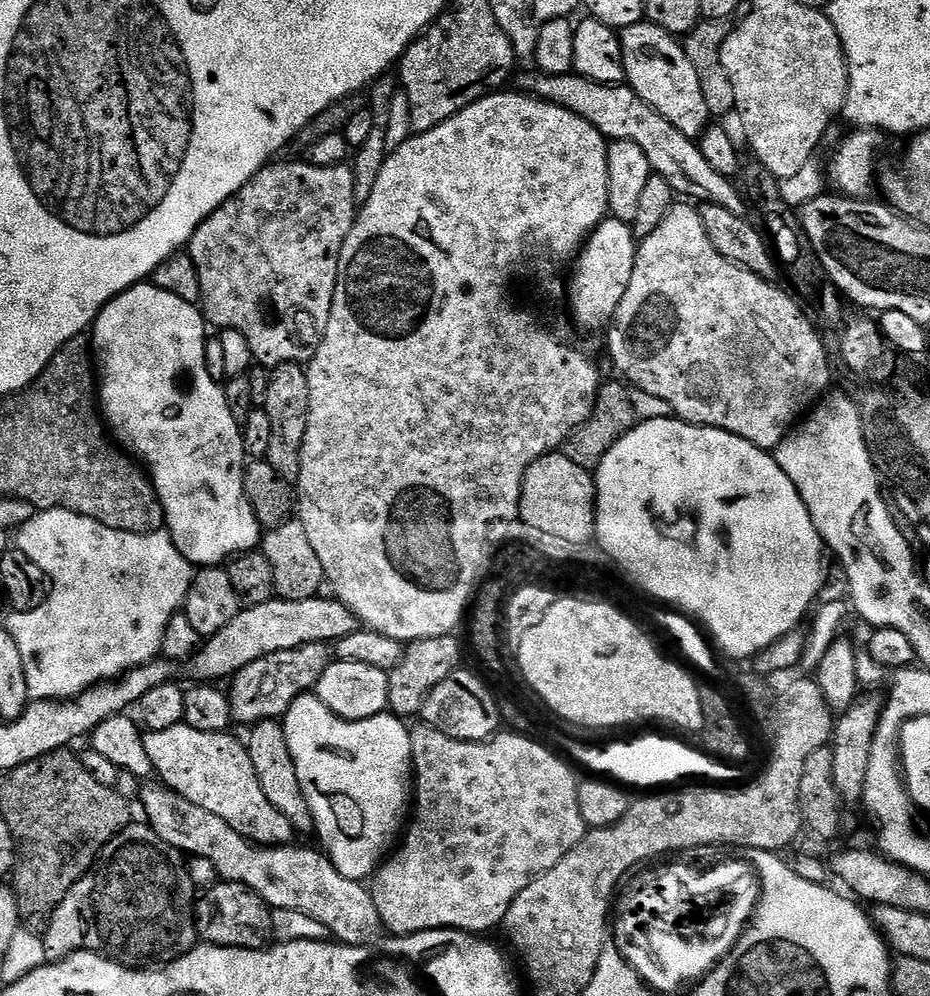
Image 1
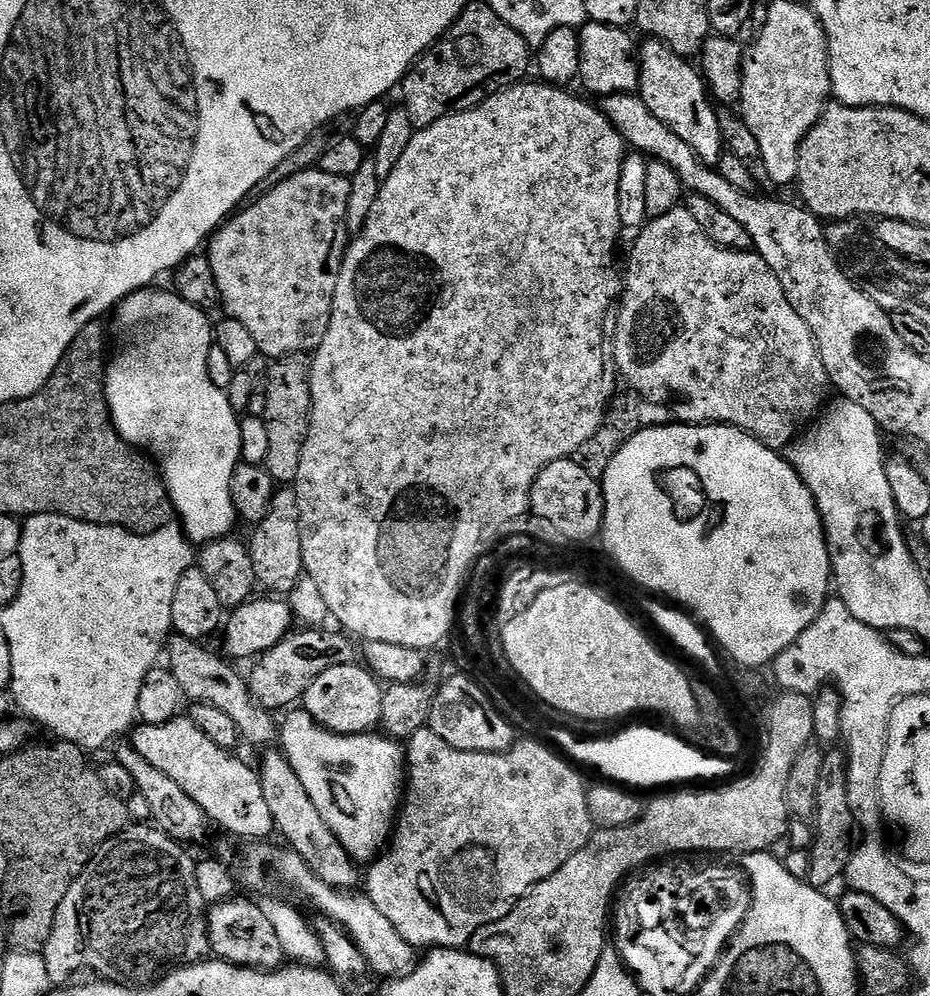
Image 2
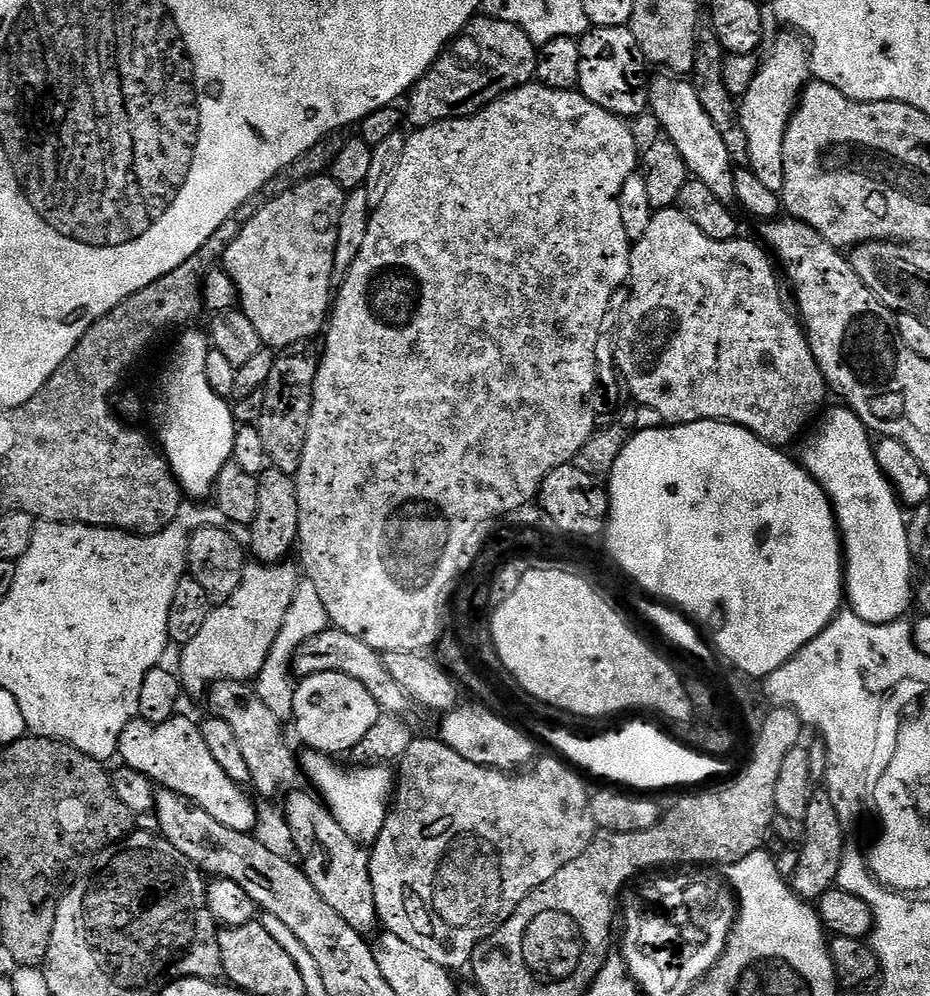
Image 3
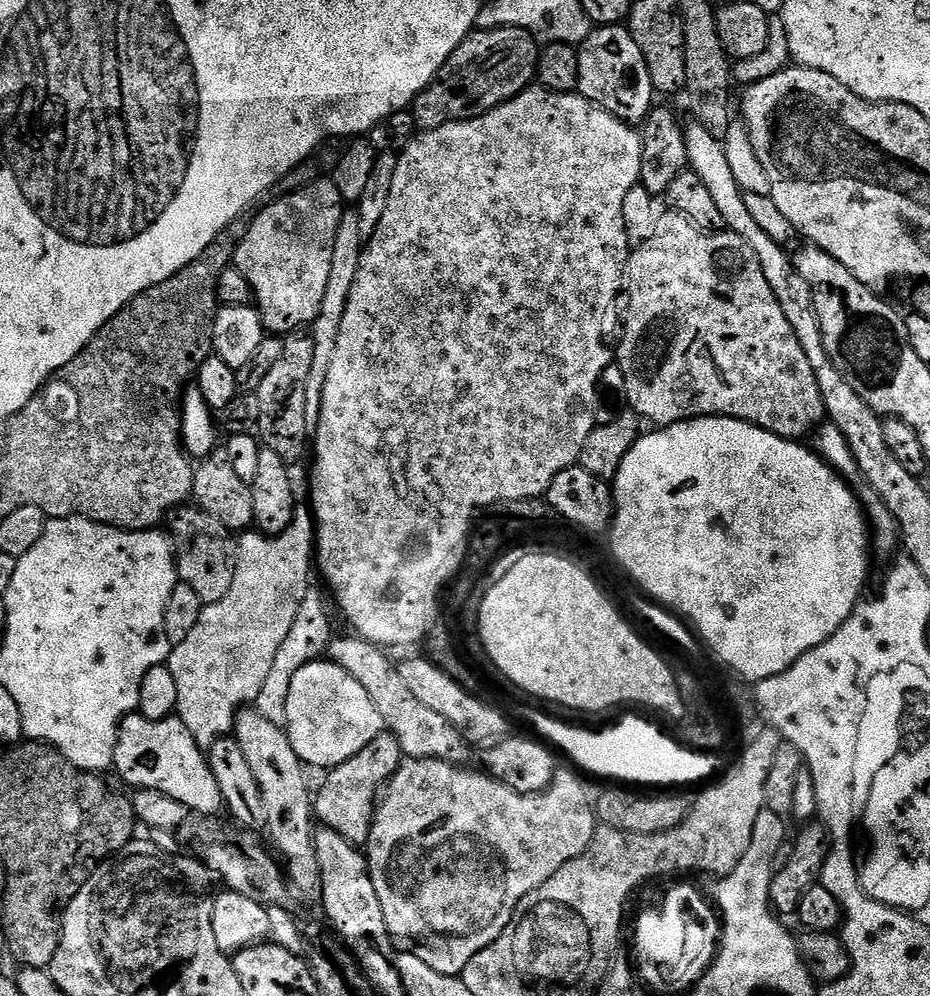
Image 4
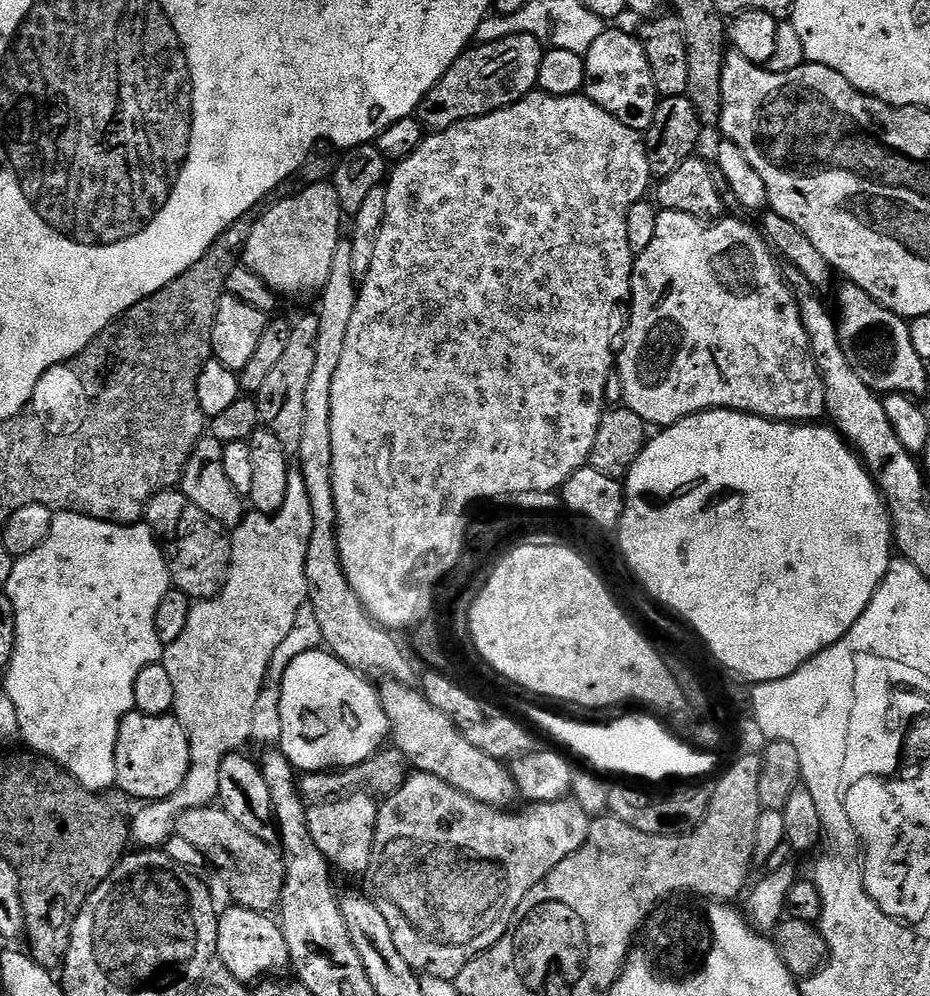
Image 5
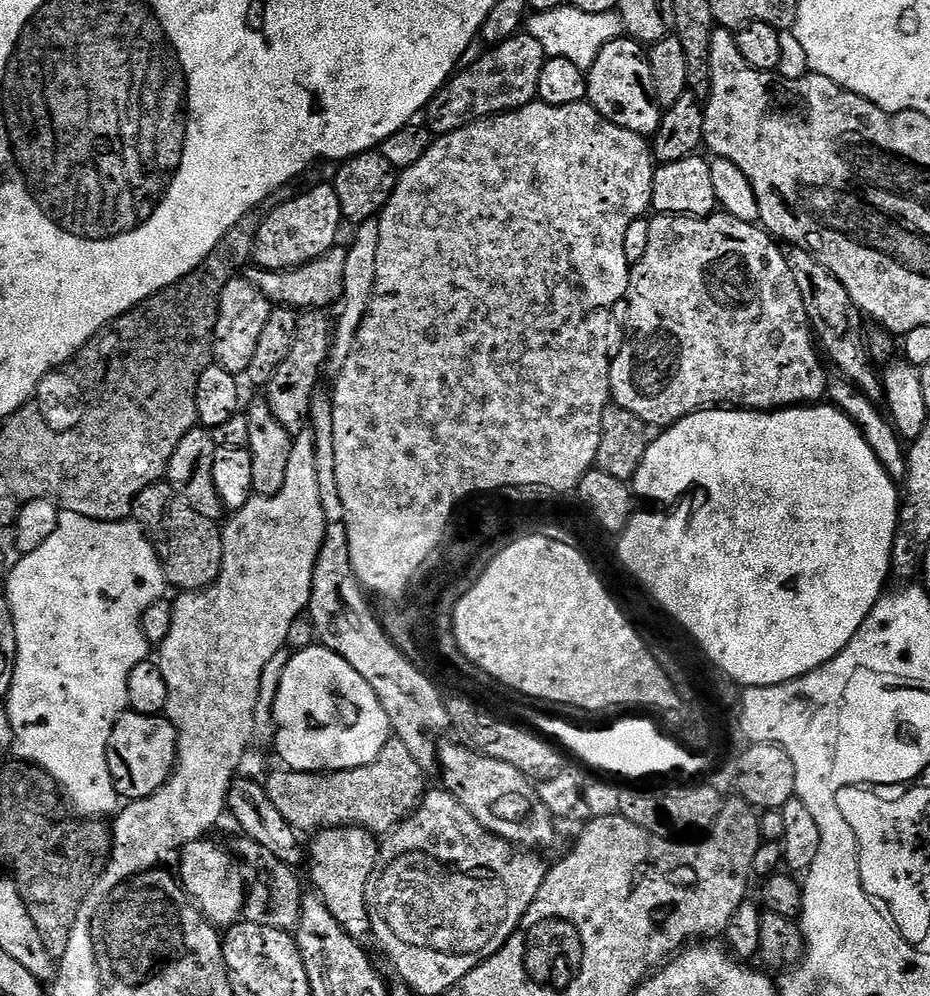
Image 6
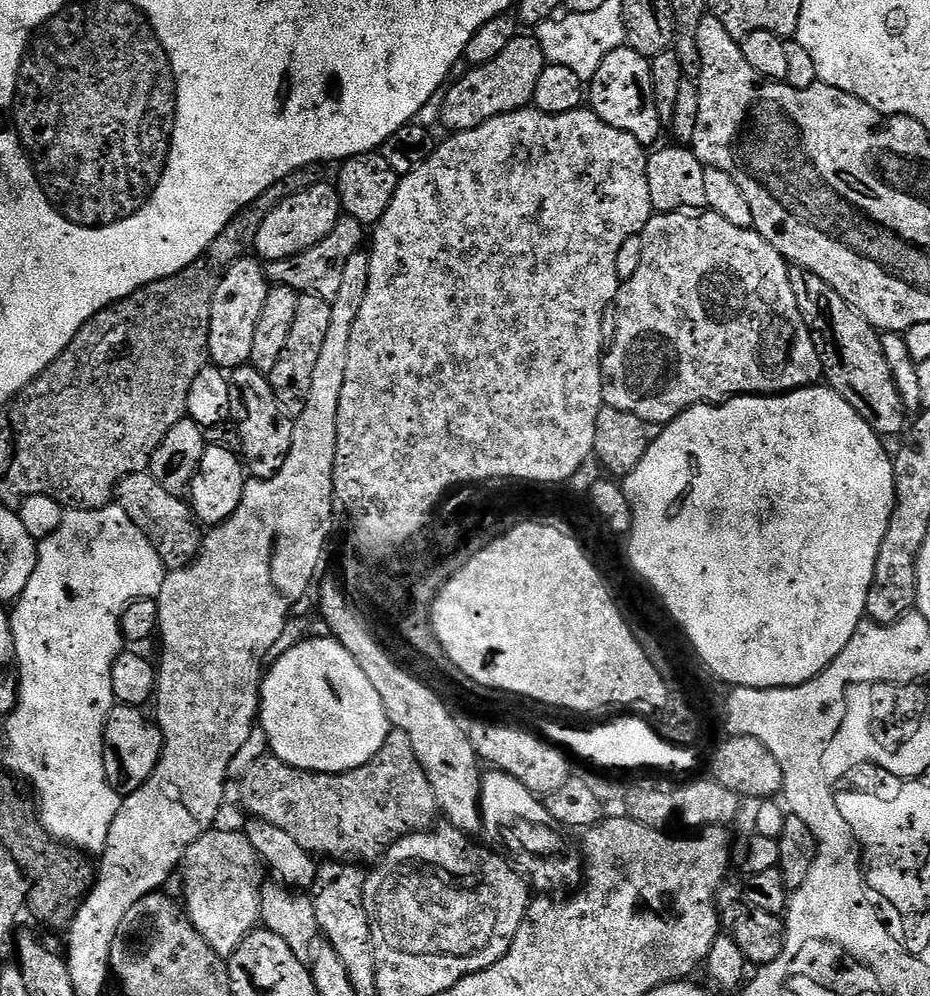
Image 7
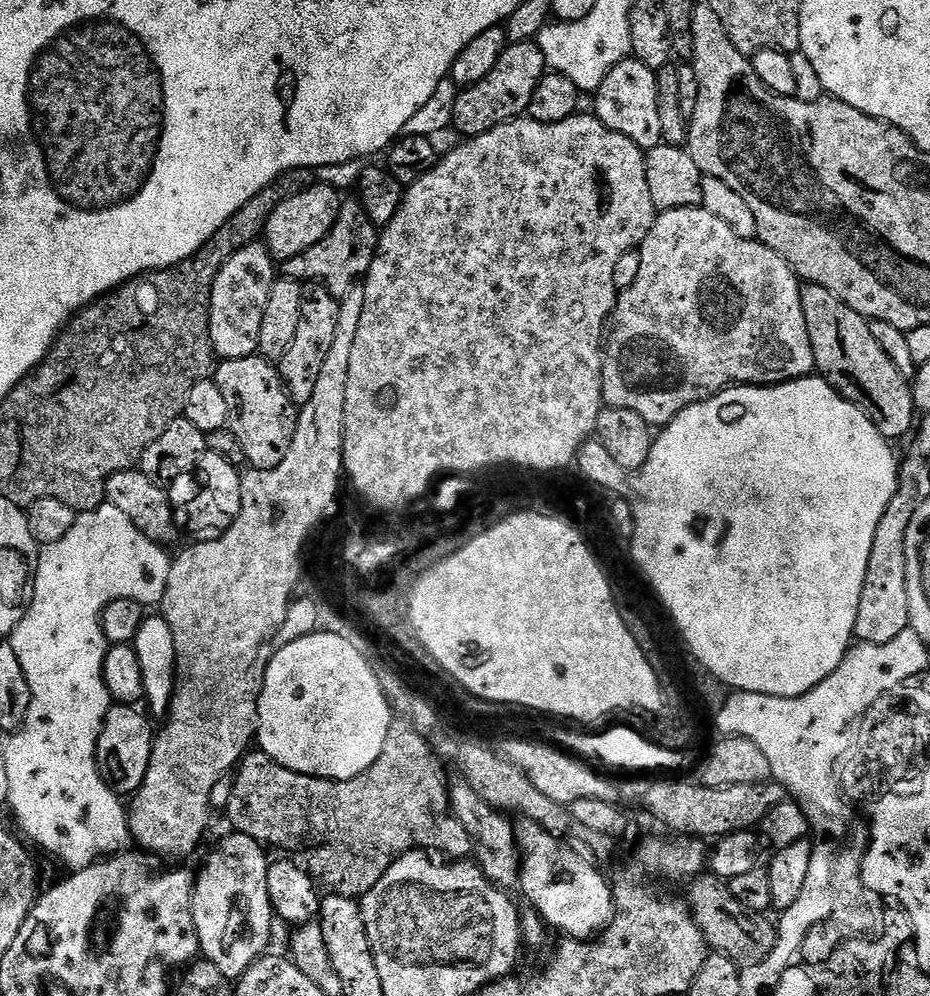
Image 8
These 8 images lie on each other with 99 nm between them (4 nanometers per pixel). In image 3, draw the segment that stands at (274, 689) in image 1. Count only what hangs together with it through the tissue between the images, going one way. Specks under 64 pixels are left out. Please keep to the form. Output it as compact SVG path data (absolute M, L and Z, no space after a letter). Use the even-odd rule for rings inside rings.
M329 626L320 634L315 634L314 638L309 638L302 643L296 651L294 672L300 678L327 672L346 674L350 678L362 682L362 686L366 686L366 690L370 690L370 698L374 698L374 702L384 714L404 714L404 711L410 707L406 690L402 690L402 686L398 686L398 682L394 682L390 670L386 670L383 655L375 652L370 646L366 646L366 642L362 642L362 638L354 638L354 634L346 634L346 630L335 626Z

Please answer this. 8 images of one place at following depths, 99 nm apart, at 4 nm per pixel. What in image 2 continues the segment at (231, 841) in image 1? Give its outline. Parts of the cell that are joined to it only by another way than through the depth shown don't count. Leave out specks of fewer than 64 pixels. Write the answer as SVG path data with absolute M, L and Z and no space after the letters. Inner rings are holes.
M252 842L247 845L248 849L240 856L240 865L235 865L234 872L238 877L239 883L244 884L252 892L260 892L263 888L281 888L284 892L297 892L314 911L323 919L332 921L339 926L348 937L358 946L362 958L368 963L369 969L380 978L399 978L408 975L418 963L417 949L413 948L398 930L394 930L393 924L389 922L370 902L366 894L359 896L359 891L345 890L326 886L306 862L292 848L281 846L279 843L268 844L272 842Z

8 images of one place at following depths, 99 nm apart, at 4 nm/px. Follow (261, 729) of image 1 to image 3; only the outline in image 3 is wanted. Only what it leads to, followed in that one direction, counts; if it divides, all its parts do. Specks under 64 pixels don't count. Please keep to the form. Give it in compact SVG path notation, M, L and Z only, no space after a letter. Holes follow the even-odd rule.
M289 791L283 797L284 820L288 823L288 836L292 839L297 854L300 855L298 860L306 878L314 882L314 890L318 890L318 894L322 894L327 904L341 918L346 918L346 922L350 922L354 930L365 934L371 933L371 928L377 927L378 917L365 845L350 838L350 834L346 834L342 826L338 826L332 811L311 791L308 791L309 793L294 791Z

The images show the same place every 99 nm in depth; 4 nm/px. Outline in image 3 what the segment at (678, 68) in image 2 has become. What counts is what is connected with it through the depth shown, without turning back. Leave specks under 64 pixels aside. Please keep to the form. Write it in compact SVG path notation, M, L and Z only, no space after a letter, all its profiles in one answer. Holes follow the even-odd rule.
M656 74L651 77L648 86L648 106L651 115L656 115L663 135L674 146L678 146L678 154L682 154L682 162L686 162L689 173L698 182L703 182L722 202L731 205L736 199L734 194L734 161L730 158L730 150L726 150L726 142L722 142L722 134L718 134L710 114L698 99L698 90L691 79L671 74Z

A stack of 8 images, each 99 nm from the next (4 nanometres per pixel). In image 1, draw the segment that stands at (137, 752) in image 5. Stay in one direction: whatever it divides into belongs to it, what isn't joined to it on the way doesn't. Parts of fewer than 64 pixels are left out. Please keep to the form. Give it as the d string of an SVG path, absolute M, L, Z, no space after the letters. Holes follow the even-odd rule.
M189 724L170 726L170 730L148 732L145 735L146 754L150 754L152 771L158 777L159 783L172 789L182 798L194 802L194 806L202 806L202 810L210 810L210 814L218 814L222 822L234 826L238 834L242 834L253 844L261 846L284 846L294 836L292 823L262 794L262 786L258 783L258 774L254 774L254 762L250 762L250 754L243 743L240 744L228 732L207 732L194 730Z

